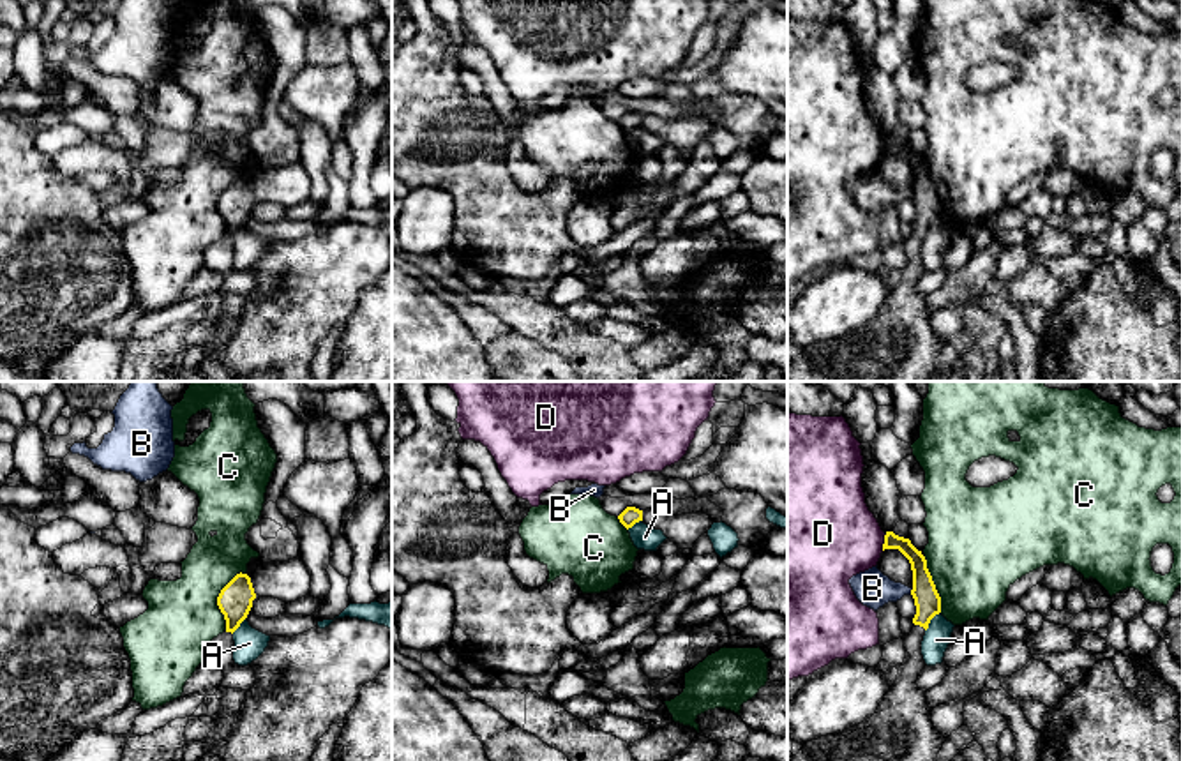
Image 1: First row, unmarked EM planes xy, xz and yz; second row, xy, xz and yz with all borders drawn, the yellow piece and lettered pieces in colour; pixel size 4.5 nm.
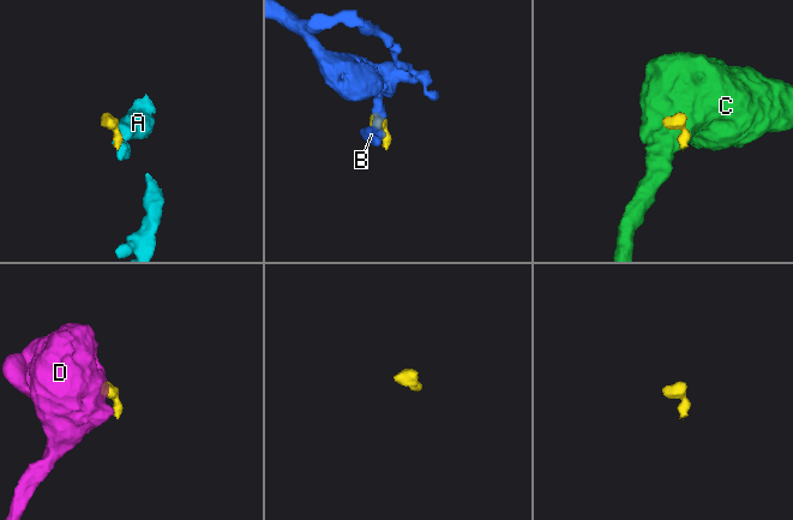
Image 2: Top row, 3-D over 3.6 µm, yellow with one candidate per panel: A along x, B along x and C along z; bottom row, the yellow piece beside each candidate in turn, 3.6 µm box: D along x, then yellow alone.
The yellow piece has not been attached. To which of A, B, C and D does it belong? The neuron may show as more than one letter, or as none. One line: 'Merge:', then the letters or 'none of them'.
Merge: none of them

